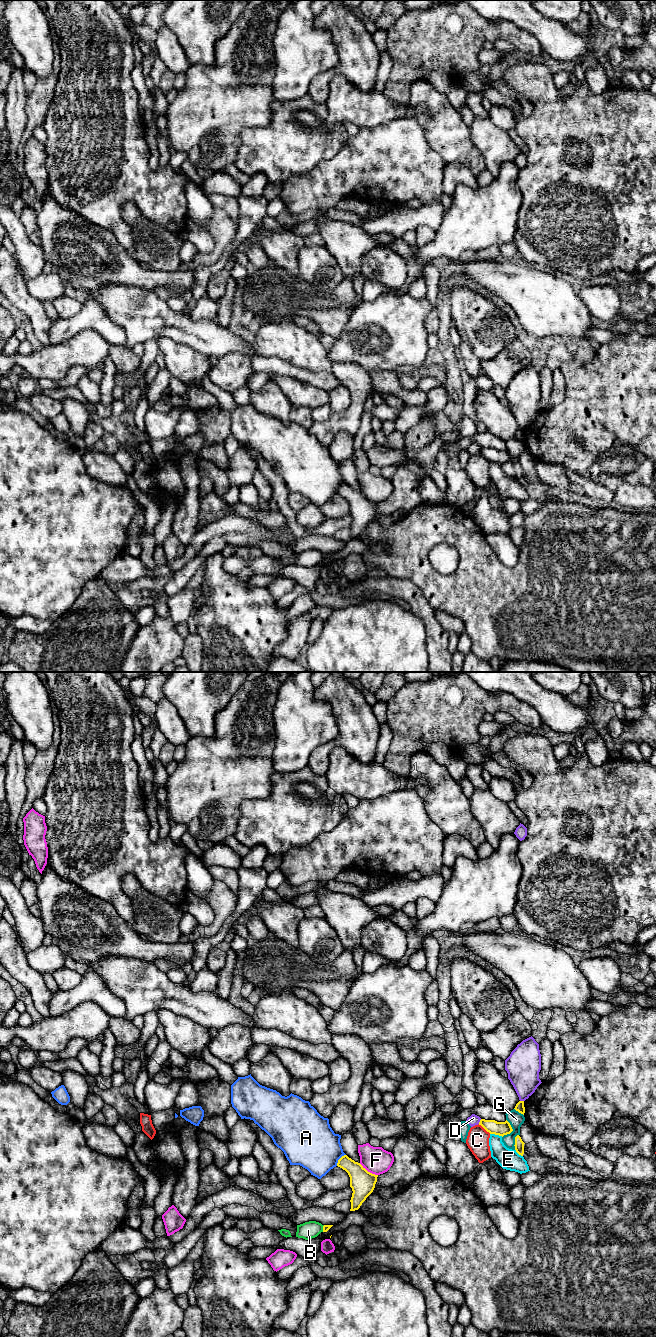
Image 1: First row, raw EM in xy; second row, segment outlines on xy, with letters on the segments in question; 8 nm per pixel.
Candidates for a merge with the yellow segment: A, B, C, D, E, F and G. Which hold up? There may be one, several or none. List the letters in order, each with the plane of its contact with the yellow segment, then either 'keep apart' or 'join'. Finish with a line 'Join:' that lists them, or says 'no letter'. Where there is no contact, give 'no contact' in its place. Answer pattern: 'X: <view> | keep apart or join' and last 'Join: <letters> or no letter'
A: xy | keep apart
B: xy | keep apart
C: xy | keep apart
D: xy | keep apart
E: xy | keep apart
F: xy | keep apart
G: xy | keep apart
Join: no letter

